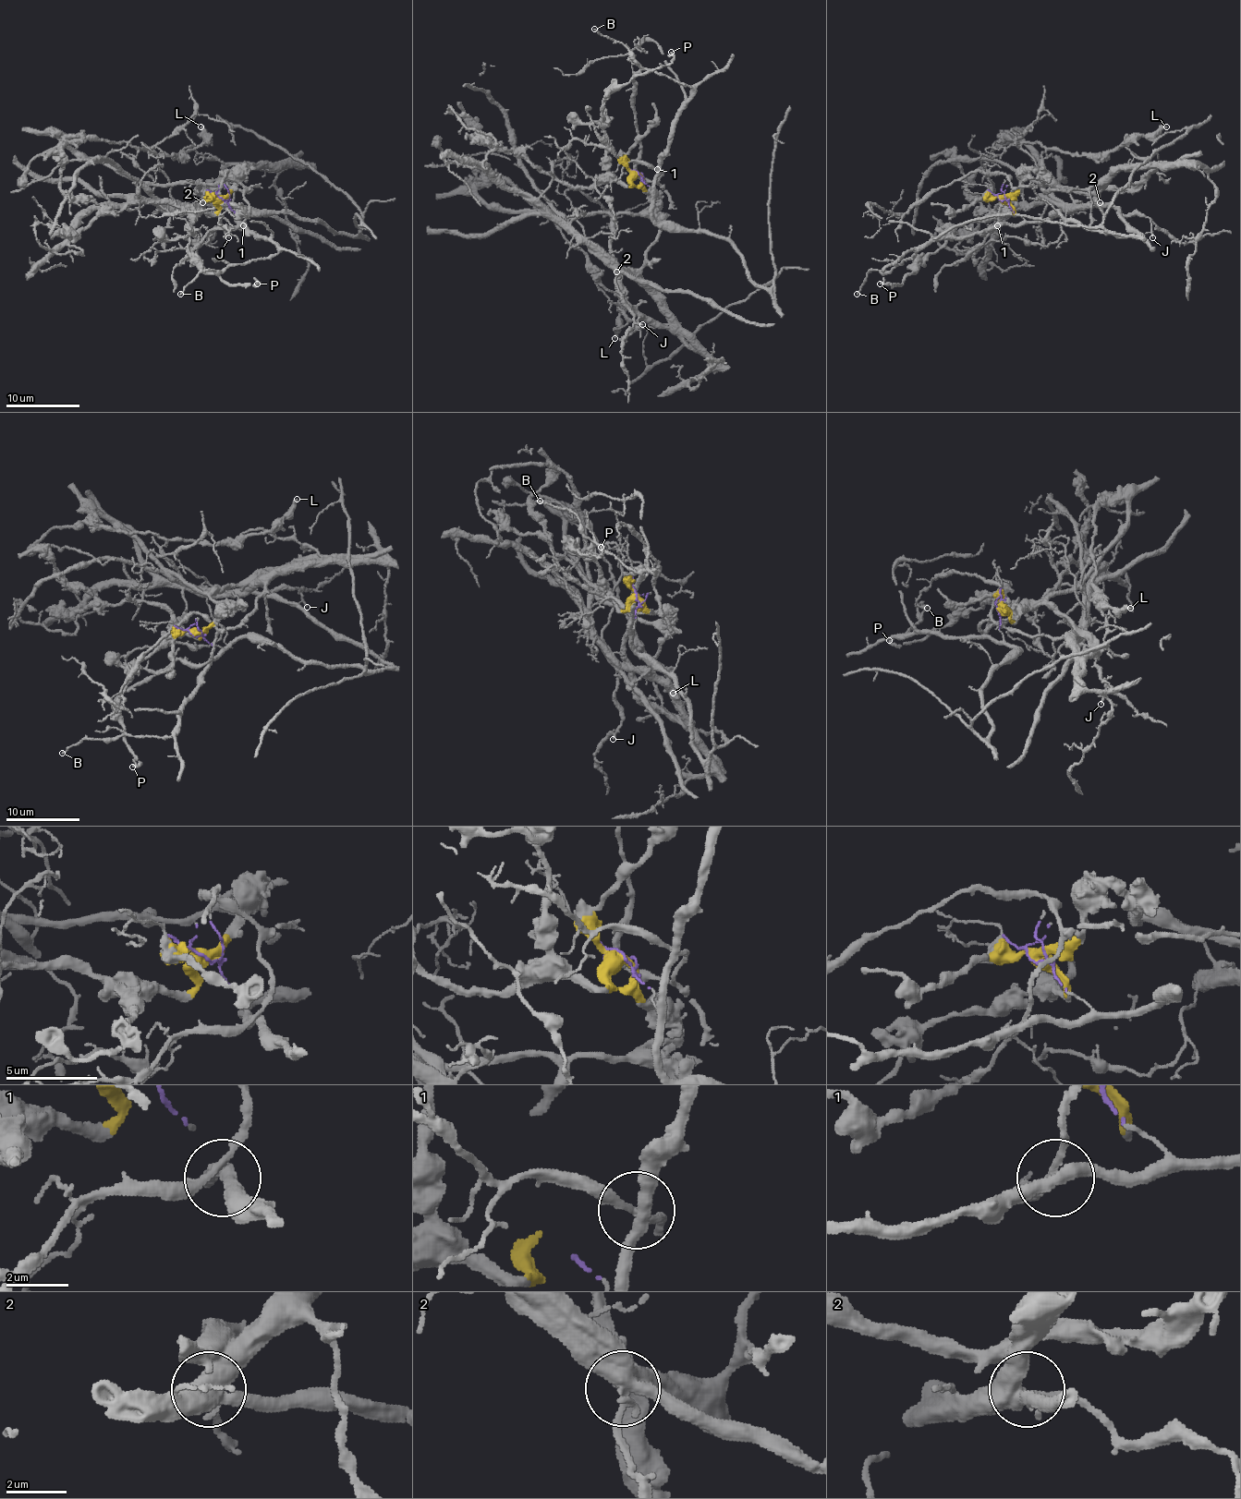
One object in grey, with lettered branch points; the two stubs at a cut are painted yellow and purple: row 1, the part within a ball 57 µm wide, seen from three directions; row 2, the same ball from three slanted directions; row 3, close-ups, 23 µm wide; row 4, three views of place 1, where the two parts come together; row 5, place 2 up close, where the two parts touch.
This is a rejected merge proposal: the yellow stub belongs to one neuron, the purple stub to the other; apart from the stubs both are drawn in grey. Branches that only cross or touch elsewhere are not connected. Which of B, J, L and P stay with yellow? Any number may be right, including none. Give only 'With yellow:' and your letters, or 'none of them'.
With yellow: J, L, P

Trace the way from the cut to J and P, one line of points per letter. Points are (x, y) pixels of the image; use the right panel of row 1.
J: (1000, 198), (1035, 179), (1076, 188), (1101, 203), (1112, 203), (1123, 214), (1149, 218), (1152, 238)
P: (1000, 198), (1013, 212), (961, 223), (900, 284), (880, 283)

